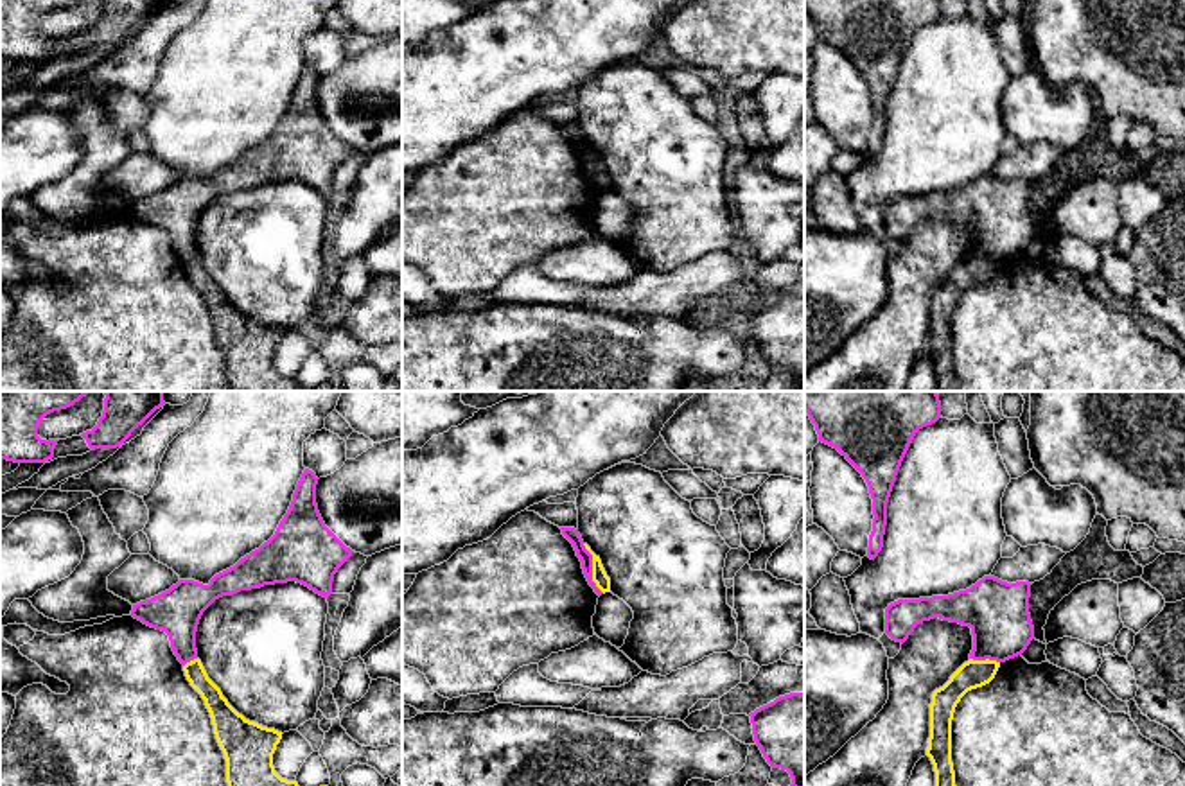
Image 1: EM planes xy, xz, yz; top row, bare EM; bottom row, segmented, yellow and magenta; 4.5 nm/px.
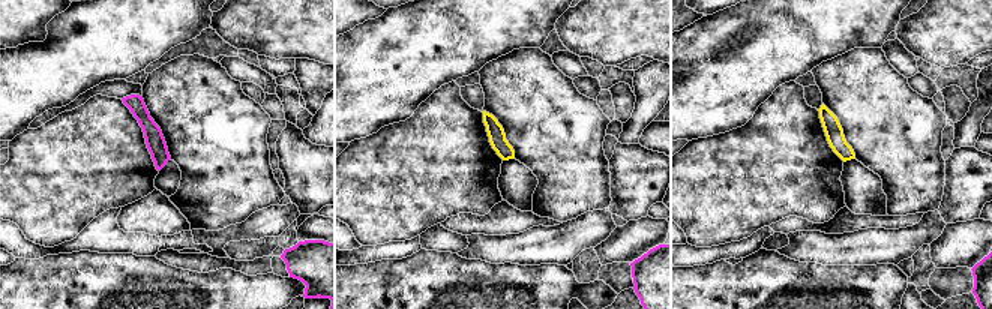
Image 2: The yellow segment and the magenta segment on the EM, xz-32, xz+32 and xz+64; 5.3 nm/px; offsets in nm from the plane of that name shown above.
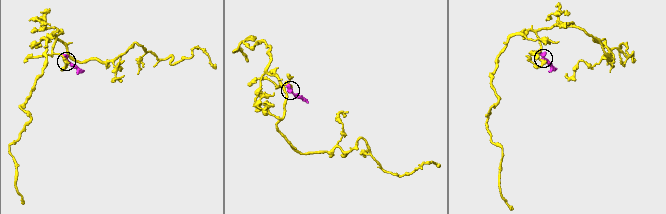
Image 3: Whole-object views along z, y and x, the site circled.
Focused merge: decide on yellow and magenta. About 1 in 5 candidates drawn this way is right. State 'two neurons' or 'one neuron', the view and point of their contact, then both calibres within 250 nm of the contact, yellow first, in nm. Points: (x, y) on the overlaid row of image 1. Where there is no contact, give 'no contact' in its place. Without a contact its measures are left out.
two neurons; meets yellow in xz at (593, 569); 70 nm thick on the yellow side, 60 nm on the other

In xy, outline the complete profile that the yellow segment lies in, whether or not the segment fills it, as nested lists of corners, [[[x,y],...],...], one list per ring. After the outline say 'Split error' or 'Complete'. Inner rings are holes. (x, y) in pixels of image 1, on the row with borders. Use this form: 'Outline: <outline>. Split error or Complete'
Outline: [[[199,659],[187,662],[183,671],[210,712],[215,739],[226,759],[228,786],[298,786],[296,781],[282,779],[273,766],[282,732],[239,714],[208,678]]]. Complete

